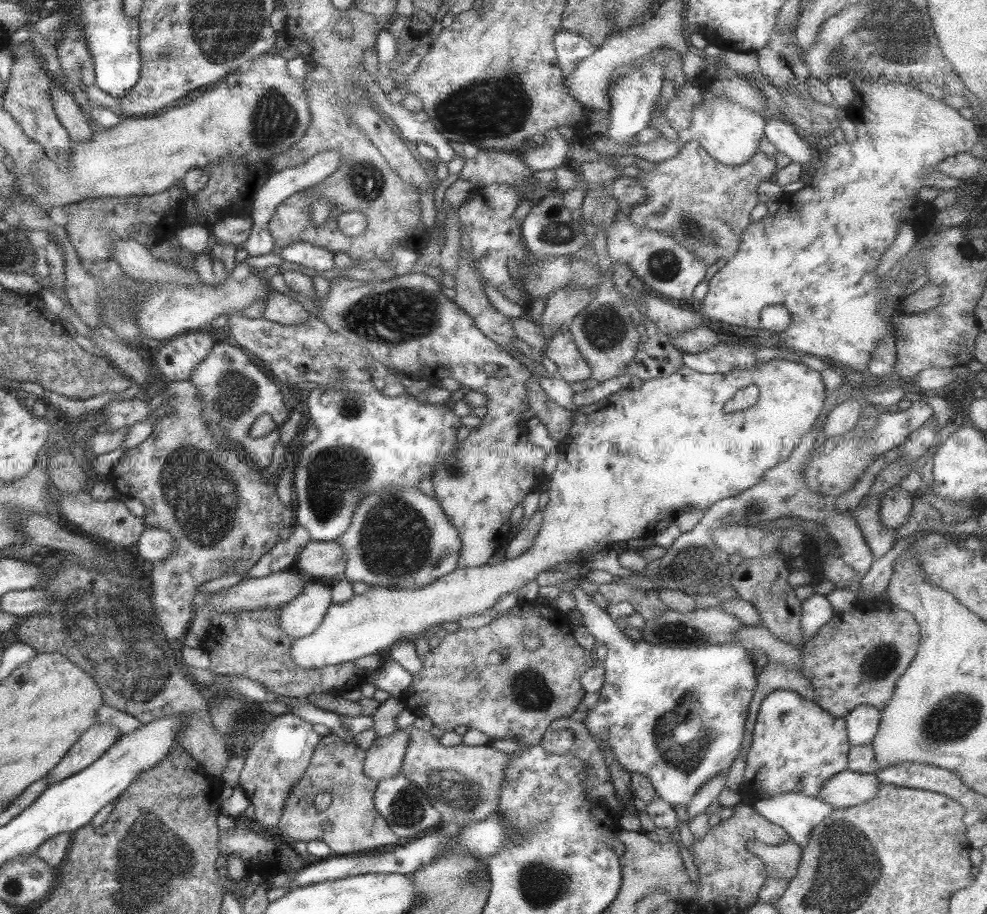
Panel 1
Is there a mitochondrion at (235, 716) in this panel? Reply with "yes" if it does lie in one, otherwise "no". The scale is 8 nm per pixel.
yes

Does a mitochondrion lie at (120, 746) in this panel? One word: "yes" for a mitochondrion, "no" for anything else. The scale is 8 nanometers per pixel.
no

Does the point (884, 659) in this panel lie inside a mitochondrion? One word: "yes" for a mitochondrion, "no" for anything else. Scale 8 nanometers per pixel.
yes

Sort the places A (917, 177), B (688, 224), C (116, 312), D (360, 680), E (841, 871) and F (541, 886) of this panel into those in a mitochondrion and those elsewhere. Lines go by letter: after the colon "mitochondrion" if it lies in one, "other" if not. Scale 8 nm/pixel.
A: other
B: mitochondrion
C: mitochondrion
D: other
E: mitochondrion
F: mitochondrion

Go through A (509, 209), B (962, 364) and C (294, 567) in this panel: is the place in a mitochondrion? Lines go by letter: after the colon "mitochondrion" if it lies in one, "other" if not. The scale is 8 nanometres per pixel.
A: other
B: other
C: other

